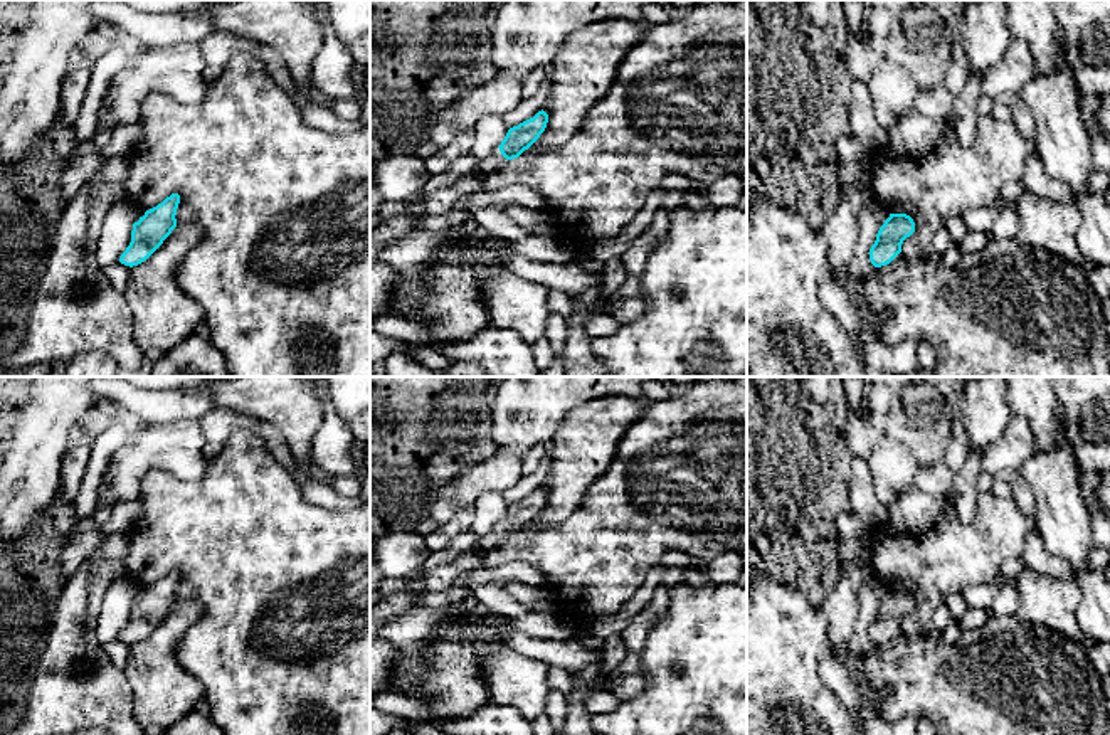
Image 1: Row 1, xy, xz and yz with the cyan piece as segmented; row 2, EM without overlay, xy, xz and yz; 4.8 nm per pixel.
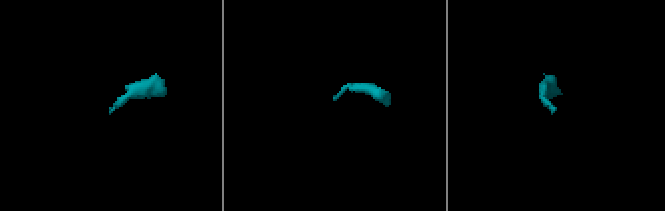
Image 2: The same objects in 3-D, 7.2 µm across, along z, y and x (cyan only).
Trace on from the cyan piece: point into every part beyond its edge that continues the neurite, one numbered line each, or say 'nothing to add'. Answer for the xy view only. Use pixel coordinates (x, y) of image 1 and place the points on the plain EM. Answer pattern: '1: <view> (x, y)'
nothing to add

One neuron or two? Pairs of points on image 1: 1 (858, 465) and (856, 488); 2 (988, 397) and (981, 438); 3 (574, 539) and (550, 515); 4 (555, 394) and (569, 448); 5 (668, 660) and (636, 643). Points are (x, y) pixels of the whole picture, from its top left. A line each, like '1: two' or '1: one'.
1: one
2: one
3: two
4: two
5: two

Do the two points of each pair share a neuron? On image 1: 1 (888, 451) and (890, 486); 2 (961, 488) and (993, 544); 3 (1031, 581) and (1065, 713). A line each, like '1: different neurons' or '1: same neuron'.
1: same neuron
2: different neurons
3: different neurons

